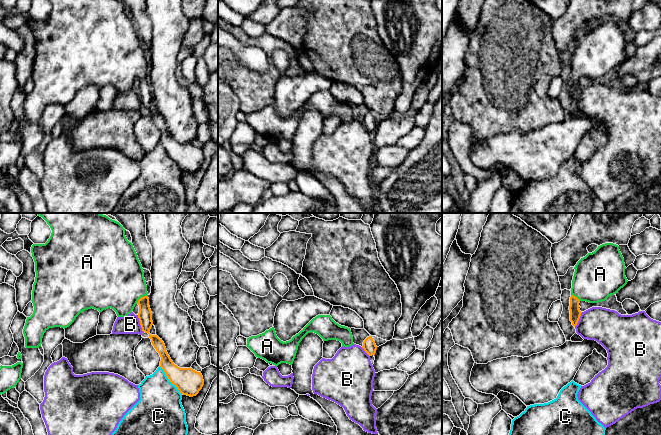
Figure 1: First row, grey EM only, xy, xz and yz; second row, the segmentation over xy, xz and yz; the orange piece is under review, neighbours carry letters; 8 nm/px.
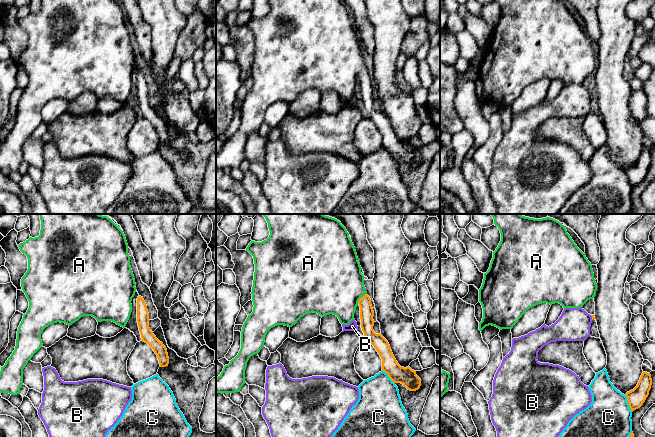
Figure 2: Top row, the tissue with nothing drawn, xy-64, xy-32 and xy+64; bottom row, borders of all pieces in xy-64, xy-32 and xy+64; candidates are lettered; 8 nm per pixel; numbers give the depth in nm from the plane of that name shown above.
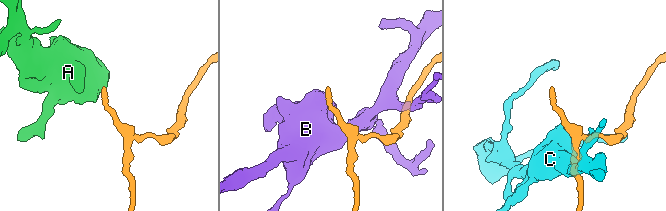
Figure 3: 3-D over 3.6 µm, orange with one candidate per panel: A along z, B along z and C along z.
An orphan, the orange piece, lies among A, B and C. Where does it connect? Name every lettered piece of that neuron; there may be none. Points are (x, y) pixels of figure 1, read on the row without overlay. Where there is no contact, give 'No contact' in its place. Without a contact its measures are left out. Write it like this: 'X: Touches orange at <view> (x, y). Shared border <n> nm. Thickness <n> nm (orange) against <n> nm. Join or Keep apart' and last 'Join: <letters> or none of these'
A: Touches orange at xy (141, 73). Shared border 120 nm. Thickness 110 nm (orange) against 460 nm. Join
B: Touches orange at xy (140, 99). Shared border 140 nm. Thickness 110 nm (orange) against 150 nm. Keep apart
C: Touches orange at xy (169, 156). Shared border 300 nm. Thickness 220 nm (orange) against 360 nm. Keep apart
Join: A

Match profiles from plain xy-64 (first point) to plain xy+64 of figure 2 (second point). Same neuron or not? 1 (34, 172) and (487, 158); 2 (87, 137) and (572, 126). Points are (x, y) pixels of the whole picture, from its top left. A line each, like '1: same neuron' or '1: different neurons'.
1: same neuron
2: same neuron

